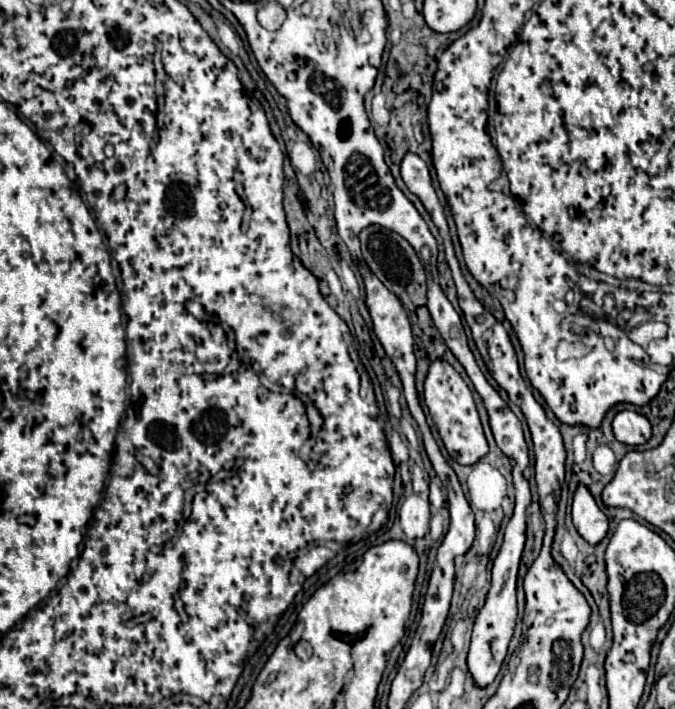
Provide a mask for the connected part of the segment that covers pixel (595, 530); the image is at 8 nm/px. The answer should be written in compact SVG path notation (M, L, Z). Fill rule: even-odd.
M578 486L572 502L572 520L586 542L600 542L608 532L608 518L594 502L586 486Z

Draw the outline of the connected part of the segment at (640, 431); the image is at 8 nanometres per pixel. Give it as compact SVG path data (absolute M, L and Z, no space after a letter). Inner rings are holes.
M618 412L614 422L612 422L616 440L620 440L622 444L630 444L630 446L638 446L650 440L652 436L652 426L650 422L636 412Z

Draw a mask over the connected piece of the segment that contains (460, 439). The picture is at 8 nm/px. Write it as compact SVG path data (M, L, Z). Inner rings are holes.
M436 360L430 366L424 382L424 400L448 454L458 464L474 464L488 454L488 442L480 424L480 416L472 392L462 380L462 376L446 360Z

